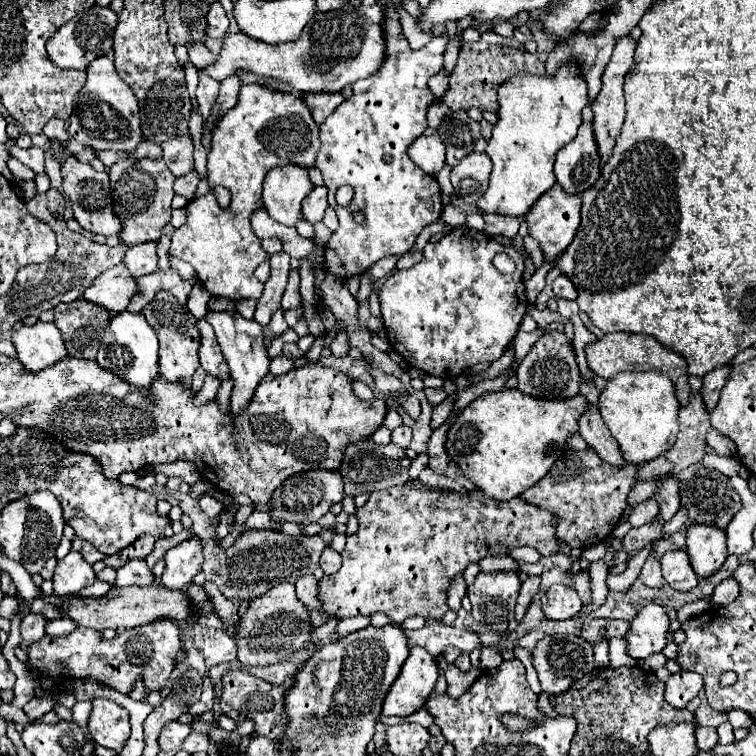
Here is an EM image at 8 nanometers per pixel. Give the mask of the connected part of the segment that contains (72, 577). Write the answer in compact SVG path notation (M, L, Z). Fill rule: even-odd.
M69 551L61 561L57 561L53 575L53 593L69 595L95 581L91 565L77 551Z

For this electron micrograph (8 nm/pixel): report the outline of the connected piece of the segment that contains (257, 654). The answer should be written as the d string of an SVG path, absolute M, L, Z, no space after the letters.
M283 581L283 585L275 585L271 591L267 591L261 597L255 597L255 601L249 603L249 609L241 617L239 623L239 661L247 667L255 665L271 665L285 657L291 657L293 653L309 647L309 615L303 607L303 603L295 595L295 585L289 585L289 581Z

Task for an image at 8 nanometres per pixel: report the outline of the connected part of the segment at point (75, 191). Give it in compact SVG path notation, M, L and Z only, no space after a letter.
M69 157L63 165L63 193L73 203L73 215L85 231L91 231L91 233L97 233L103 237L109 237L109 235L119 237L123 227L121 227L121 221L115 217L115 211L113 211L107 173L97 173L91 165L79 163L75 157Z

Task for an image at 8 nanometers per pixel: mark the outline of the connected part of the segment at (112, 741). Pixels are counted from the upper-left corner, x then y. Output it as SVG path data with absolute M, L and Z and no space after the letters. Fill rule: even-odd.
M95 699L89 717L89 731L97 745L119 753L129 737L129 715L113 701Z

